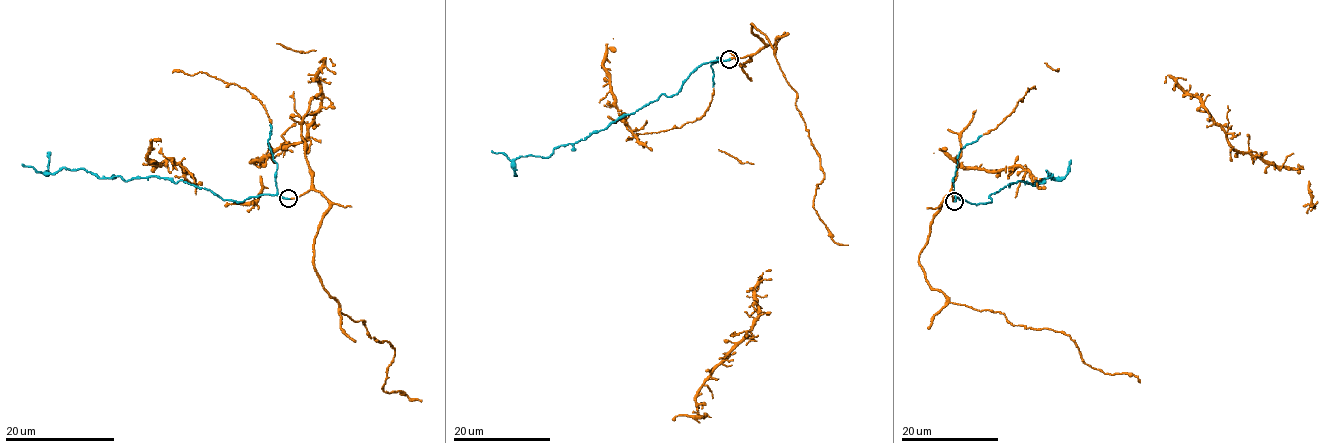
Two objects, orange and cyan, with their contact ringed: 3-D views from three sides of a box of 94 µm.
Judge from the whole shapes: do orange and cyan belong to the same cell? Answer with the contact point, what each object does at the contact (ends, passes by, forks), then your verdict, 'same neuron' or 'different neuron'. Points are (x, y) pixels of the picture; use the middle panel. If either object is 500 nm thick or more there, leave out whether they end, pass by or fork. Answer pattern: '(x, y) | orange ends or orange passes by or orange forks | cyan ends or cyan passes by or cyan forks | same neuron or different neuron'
(729, 59) | orange ends | cyan ends | same neuron

